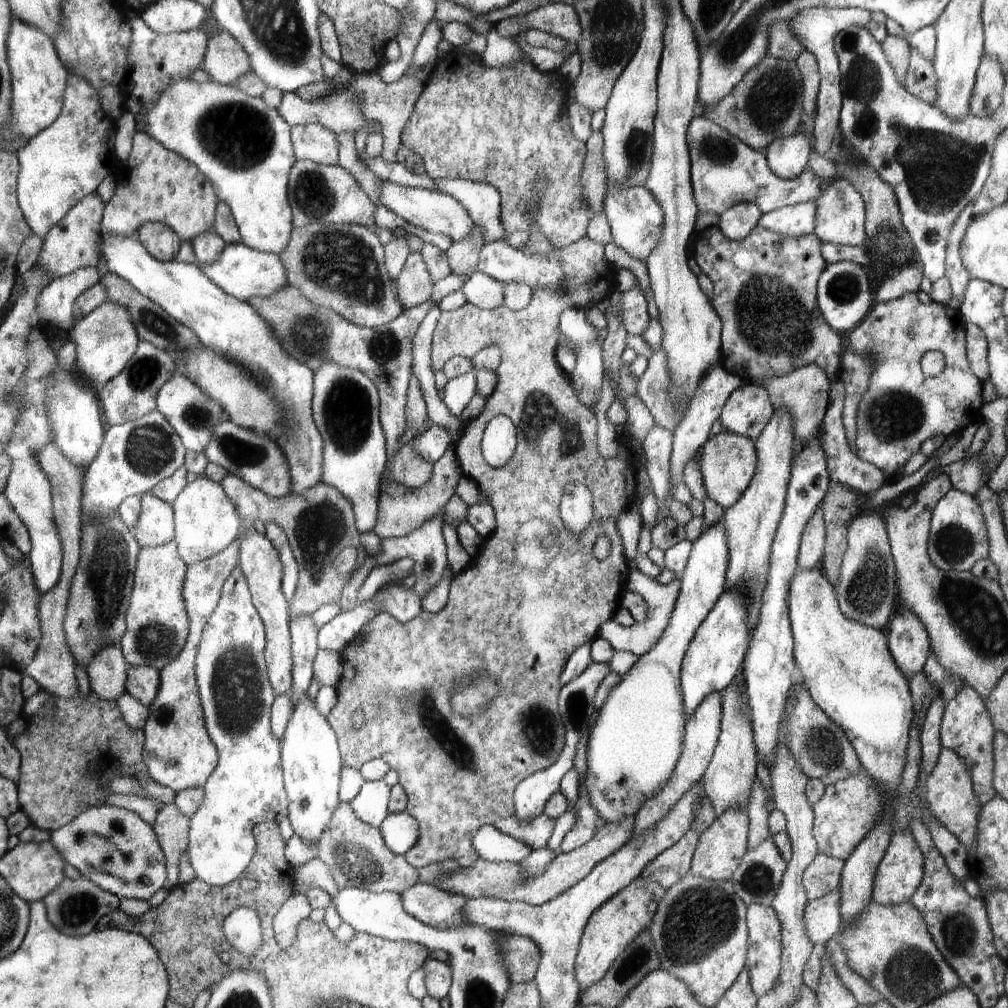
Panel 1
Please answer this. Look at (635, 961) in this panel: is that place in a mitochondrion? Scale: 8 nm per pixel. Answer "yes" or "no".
yes

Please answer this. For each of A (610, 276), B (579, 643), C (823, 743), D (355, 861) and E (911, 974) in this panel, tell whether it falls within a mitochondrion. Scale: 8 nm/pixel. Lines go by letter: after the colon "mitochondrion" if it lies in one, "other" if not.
A: other
B: other
C: mitochondrion
D: mitochondrion
E: mitochondrion

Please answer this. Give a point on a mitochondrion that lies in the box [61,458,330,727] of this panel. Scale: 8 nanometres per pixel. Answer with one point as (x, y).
(109, 576)

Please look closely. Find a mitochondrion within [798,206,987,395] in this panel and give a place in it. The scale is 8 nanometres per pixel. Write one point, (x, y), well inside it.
(845, 286)

